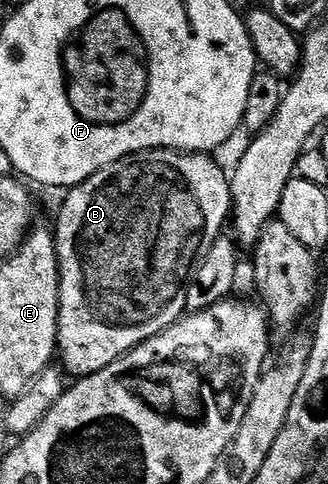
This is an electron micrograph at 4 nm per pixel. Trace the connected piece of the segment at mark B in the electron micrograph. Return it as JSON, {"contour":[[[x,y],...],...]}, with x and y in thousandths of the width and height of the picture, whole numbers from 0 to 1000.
{"contour":[[[488,308],[479,312],[421,312],[415,320],[332,341],[320,349],[284,357],[253,378],[241,378],[201,397],[204,413],[180,436],[180,463],[162,469],[168,512],[180,533],[180,705],[174,733],[229,779],[262,779],[320,762],[345,746],[357,746],[372,733],[402,725],[418,713],[430,713],[445,700],[460,700],[479,688],[491,688],[506,676],[524,676],[543,667],[570,643],[570,605],[561,595],[582,583],[595,566],[601,545],[613,529],[655,504],[671,483],[668,469],[695,467],[698,446],[710,436],[704,409],[704,382],[695,355],[680,355],[662,339],[643,331],[631,316],[591,312],[515,312]]]}

